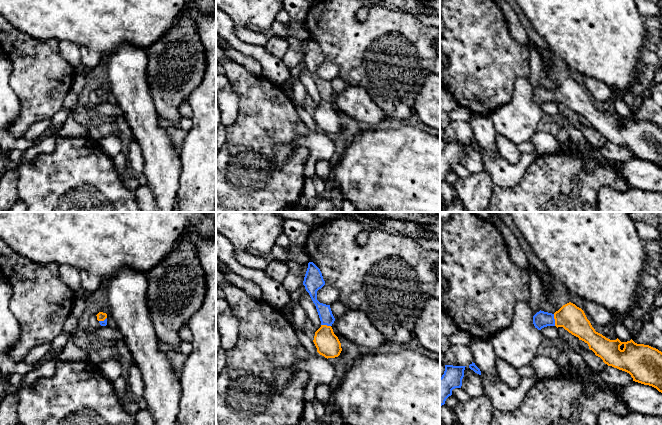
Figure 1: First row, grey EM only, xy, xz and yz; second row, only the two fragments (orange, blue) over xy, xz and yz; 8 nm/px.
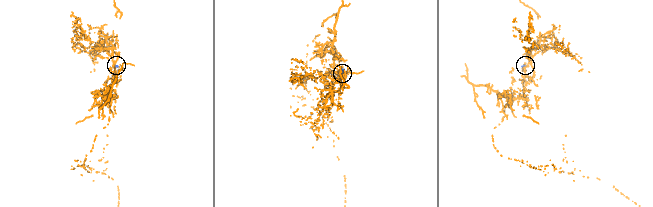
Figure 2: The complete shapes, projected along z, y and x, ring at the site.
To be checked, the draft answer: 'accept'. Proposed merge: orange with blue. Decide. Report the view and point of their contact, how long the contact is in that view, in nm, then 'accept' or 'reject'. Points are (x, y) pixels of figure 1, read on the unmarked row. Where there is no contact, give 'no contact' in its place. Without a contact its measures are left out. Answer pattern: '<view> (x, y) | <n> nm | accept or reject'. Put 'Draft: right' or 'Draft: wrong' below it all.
yz (555, 96) | 100 nm | accept
Draft: right

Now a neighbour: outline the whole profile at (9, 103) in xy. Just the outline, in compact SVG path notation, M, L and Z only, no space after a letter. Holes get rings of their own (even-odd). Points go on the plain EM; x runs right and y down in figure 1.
M0 49L0 129L7 129L14 122L20 110L18 96L9 84L11 71L11 61Z

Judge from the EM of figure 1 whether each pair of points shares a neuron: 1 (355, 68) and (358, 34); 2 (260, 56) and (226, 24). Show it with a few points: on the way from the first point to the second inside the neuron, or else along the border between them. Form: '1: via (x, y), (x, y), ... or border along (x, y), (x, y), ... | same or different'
1: via (358, 60), (358, 42) | same
2: via (250, 50), (239, 45), (228, 34) | same

